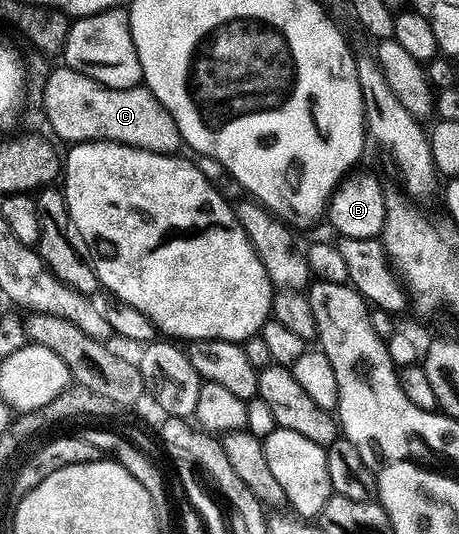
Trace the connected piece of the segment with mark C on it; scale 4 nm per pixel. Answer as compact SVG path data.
M59 65L59 68L48 77L47 84L43 87L43 111L47 114L47 123L55 130L56 137L64 139L67 145L77 143L123 143L127 147L139 147L143 151L156 151L158 155L174 155L180 150L178 147L182 148L184 146L181 133L177 129L177 121L173 121L169 109L165 109L165 105L161 105L161 101L157 101L155 94L146 85L130 87L129 89L109 89L105 85L93 81L93 77L85 77L85 73L77 73L72 67L66 65Z

